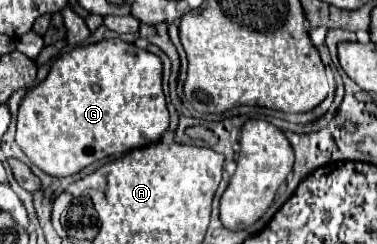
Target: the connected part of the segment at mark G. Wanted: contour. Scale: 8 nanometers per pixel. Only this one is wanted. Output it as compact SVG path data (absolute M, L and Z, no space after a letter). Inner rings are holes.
M112 38L98 44L78 46L72 52L60 56L52 64L46 80L26 92L18 110L16 142L30 158L30 162L36 164L42 172L64 178L74 176L82 168L112 154L146 148L158 142L166 130L168 108L162 92L162 60L134 44Z

